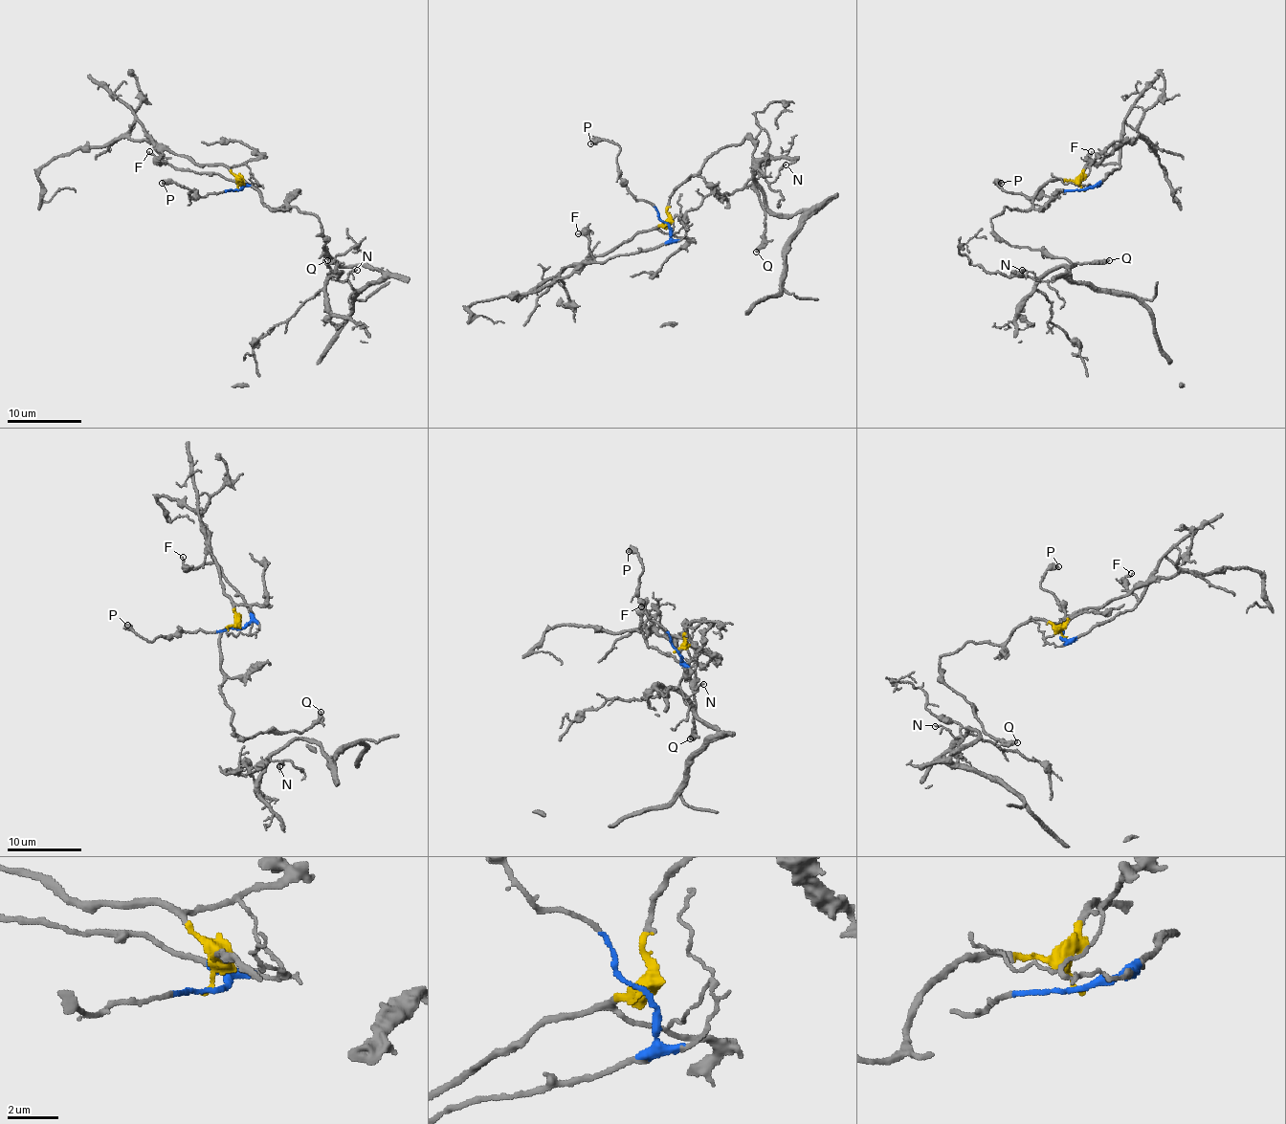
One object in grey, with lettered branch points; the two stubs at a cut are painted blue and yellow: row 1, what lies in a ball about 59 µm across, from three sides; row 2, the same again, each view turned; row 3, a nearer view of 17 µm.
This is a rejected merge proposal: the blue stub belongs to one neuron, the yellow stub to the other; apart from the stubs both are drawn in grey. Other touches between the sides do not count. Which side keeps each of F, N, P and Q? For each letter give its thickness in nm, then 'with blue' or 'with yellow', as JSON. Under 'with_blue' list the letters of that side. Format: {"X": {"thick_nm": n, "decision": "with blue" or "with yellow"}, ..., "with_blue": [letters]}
{"F": {"thick_nm": 120, "decision": "with blue"}, "N": {"thick_nm": 130, "decision": "with yellow"}, "P": {"thick_nm": 500, "decision": "with blue"}, "Q": {"thick_nm": 360, "decision": "with yellow"}, "with_blue": ["F", "P"]}

